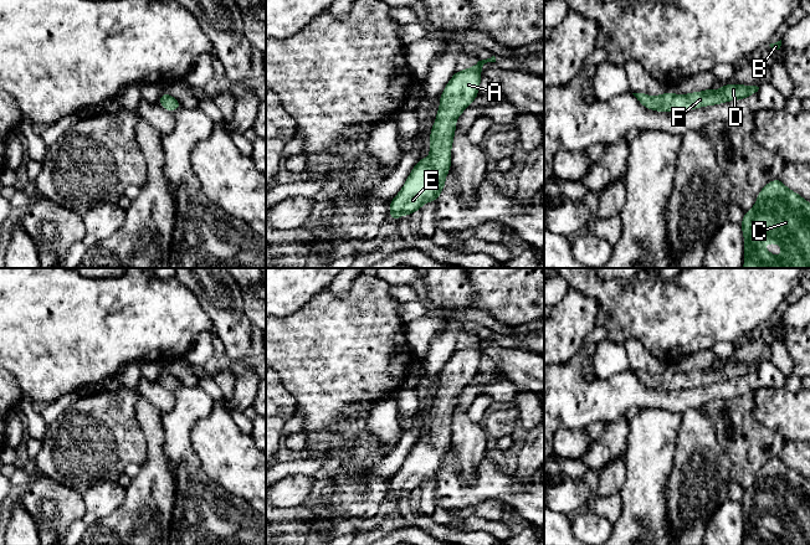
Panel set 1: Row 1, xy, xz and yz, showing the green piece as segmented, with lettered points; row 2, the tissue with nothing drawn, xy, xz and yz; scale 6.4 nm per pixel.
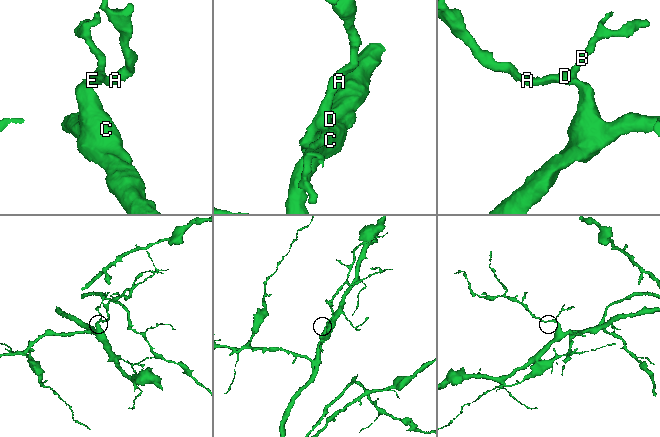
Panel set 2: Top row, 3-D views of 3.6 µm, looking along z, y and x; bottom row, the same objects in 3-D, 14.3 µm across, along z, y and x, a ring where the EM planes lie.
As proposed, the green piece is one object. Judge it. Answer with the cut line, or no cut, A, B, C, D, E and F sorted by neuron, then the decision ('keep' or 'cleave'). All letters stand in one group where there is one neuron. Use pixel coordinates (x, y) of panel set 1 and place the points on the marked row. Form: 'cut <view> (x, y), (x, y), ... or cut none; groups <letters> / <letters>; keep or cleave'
cut none; groups A B C D E F; keep

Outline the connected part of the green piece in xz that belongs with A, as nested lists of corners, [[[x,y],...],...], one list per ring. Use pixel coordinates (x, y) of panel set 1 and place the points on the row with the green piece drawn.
[[[496,57],[478,61],[473,67],[457,71],[440,96],[440,108],[430,133],[430,155],[419,159],[405,185],[390,201],[389,215],[398,222],[401,215],[410,216],[426,202],[436,201],[445,187],[451,168],[451,146],[456,119],[478,96],[481,70]]]

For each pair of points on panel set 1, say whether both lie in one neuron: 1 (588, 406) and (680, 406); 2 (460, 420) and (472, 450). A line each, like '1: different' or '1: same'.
1: same
2: same

